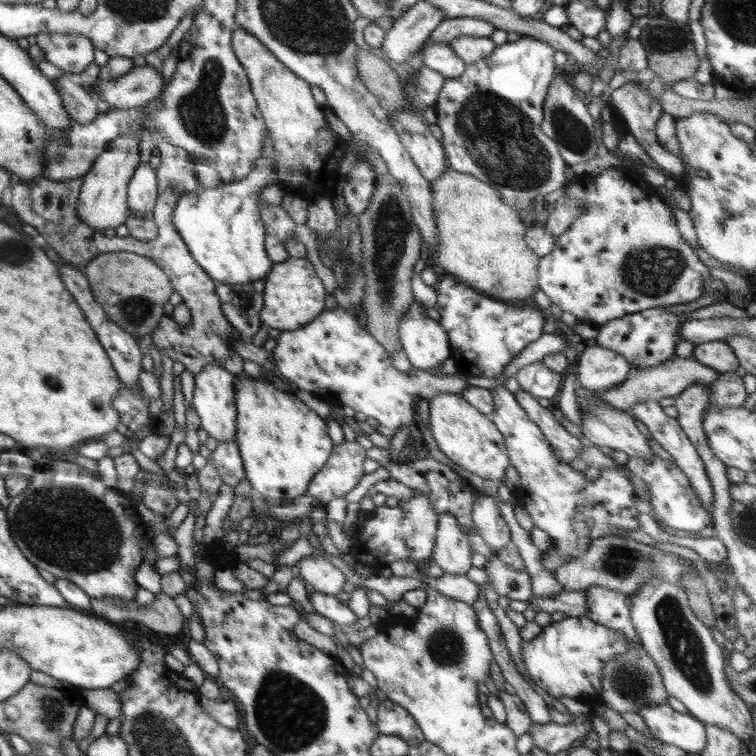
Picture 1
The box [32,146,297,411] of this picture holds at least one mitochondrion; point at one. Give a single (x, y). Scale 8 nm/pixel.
(137, 310)

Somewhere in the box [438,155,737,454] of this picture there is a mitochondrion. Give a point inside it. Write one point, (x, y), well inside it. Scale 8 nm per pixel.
(652, 270)

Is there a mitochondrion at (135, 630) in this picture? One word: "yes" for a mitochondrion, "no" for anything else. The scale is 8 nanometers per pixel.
no

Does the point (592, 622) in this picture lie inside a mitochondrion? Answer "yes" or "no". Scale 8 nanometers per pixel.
no

